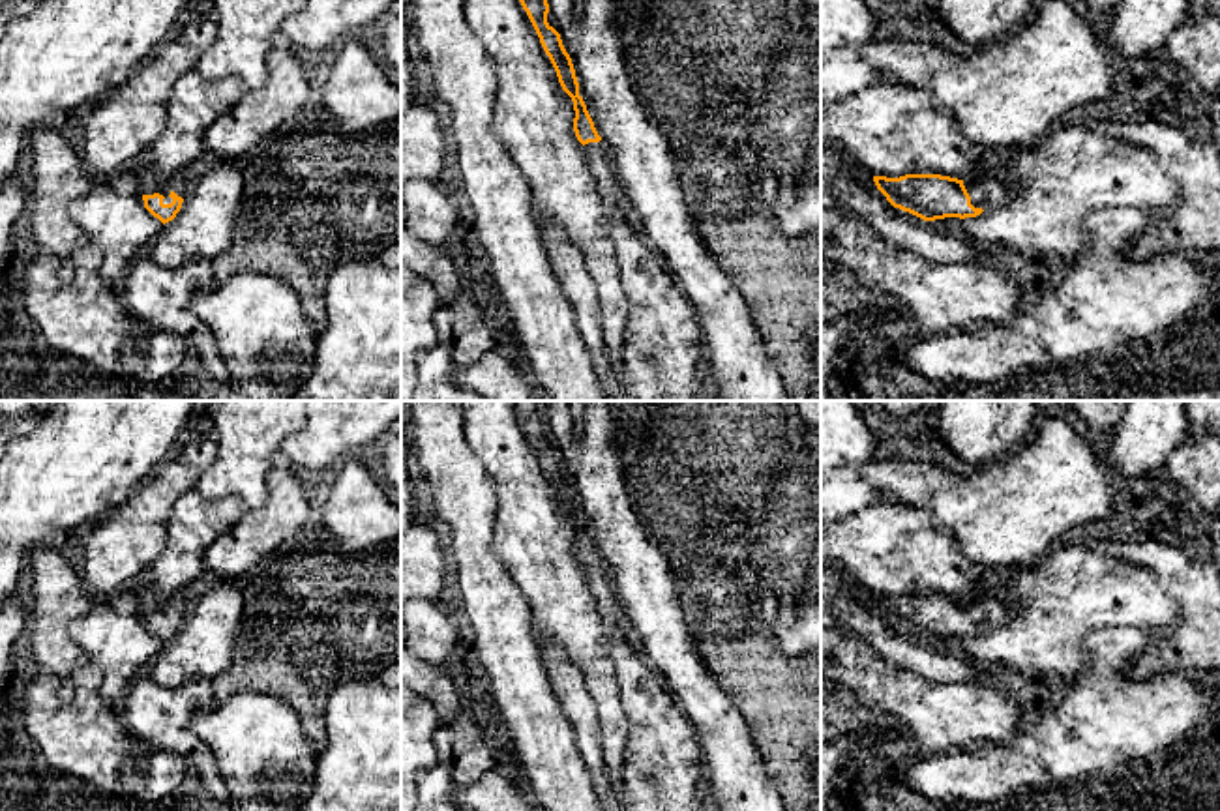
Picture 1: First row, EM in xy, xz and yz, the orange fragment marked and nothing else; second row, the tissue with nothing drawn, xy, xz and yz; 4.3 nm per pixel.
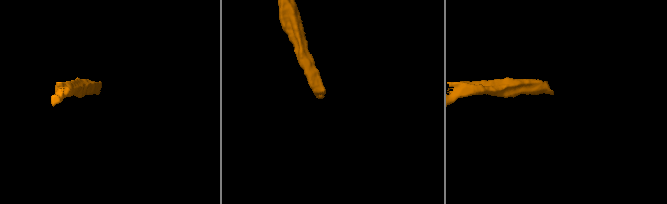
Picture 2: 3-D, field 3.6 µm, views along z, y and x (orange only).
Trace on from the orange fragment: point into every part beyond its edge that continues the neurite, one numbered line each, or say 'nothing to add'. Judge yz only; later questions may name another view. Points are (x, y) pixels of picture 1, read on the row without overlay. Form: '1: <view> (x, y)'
1: yz (984, 611)

